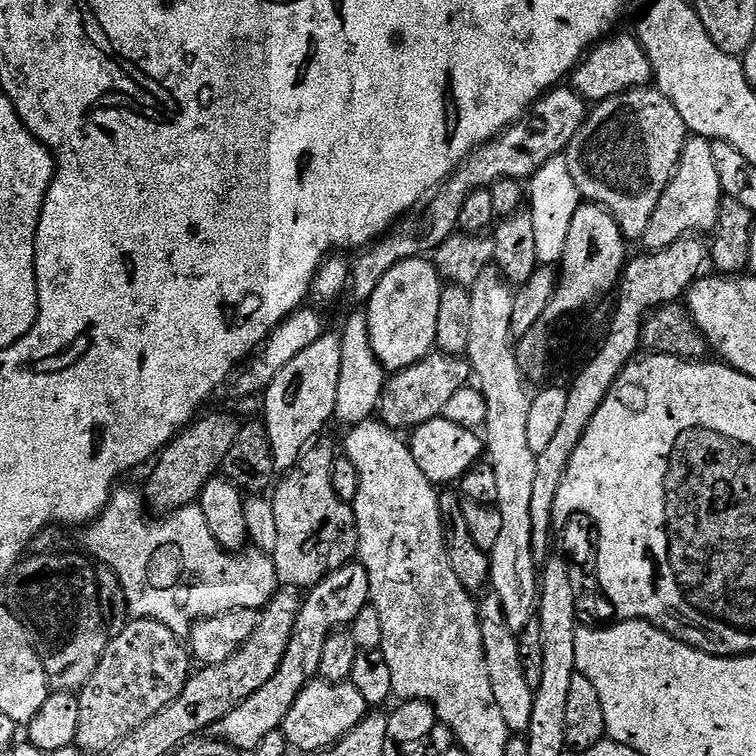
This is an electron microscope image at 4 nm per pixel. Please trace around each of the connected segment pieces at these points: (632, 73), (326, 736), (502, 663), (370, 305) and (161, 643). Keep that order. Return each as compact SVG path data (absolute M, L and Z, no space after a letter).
M631 31L609 34L585 55L570 73L571 87L586 102L614 98L631 88L642 88L653 83L652 67L646 50Z
M314 679L294 698L294 706L290 706L290 714L286 714L282 731L288 739L289 749L300 752L319 754L322 750L332 747L354 730L358 722L368 715L370 705L351 682L331 684L329 681Z
M494 594L485 595L479 601L480 629L482 630L482 646L486 674L490 674L490 686L494 689L494 702L498 702L498 711L506 722L509 733L527 733L530 717L534 715L535 691L526 682L526 674L522 671L522 654L517 633L510 630L506 622L506 614L502 610L502 602Z
M413 258L406 262L398 262L398 266L394 266L394 270L387 272L378 282L374 294L366 302L368 325L370 326L370 346L374 346L374 354L378 358L378 362L389 373L399 374L405 371L422 358L426 358L436 348L441 287L442 277L437 272L435 263L428 258Z
M147 618L129 619L128 625L109 639L98 662L98 670L78 695L78 734L75 747L85 753L103 754L126 738L142 722L150 722L158 710L170 706L182 694L190 675L190 652L185 641L162 622Z

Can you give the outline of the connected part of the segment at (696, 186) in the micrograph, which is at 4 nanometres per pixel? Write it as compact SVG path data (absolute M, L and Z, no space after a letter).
M692 136L685 140L676 172L666 186L662 198L658 198L654 214L650 214L650 226L646 226L643 247L649 252L657 252L678 242L683 236L711 233L716 226L721 199L720 179L718 169L714 167L712 141L705 136Z

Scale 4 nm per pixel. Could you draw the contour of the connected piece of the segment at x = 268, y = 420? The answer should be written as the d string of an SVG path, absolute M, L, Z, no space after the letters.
M325 334L318 338L318 342L306 346L306 350L302 350L302 354L298 354L298 358L286 362L286 366L282 366L282 370L278 370L278 374L262 394L262 400L264 400L262 423L268 435L277 473L283 474L293 468L298 462L302 450L327 429L324 427L327 426L328 419L331 421L335 417L338 402L338 374L341 371L342 346L339 335Z

